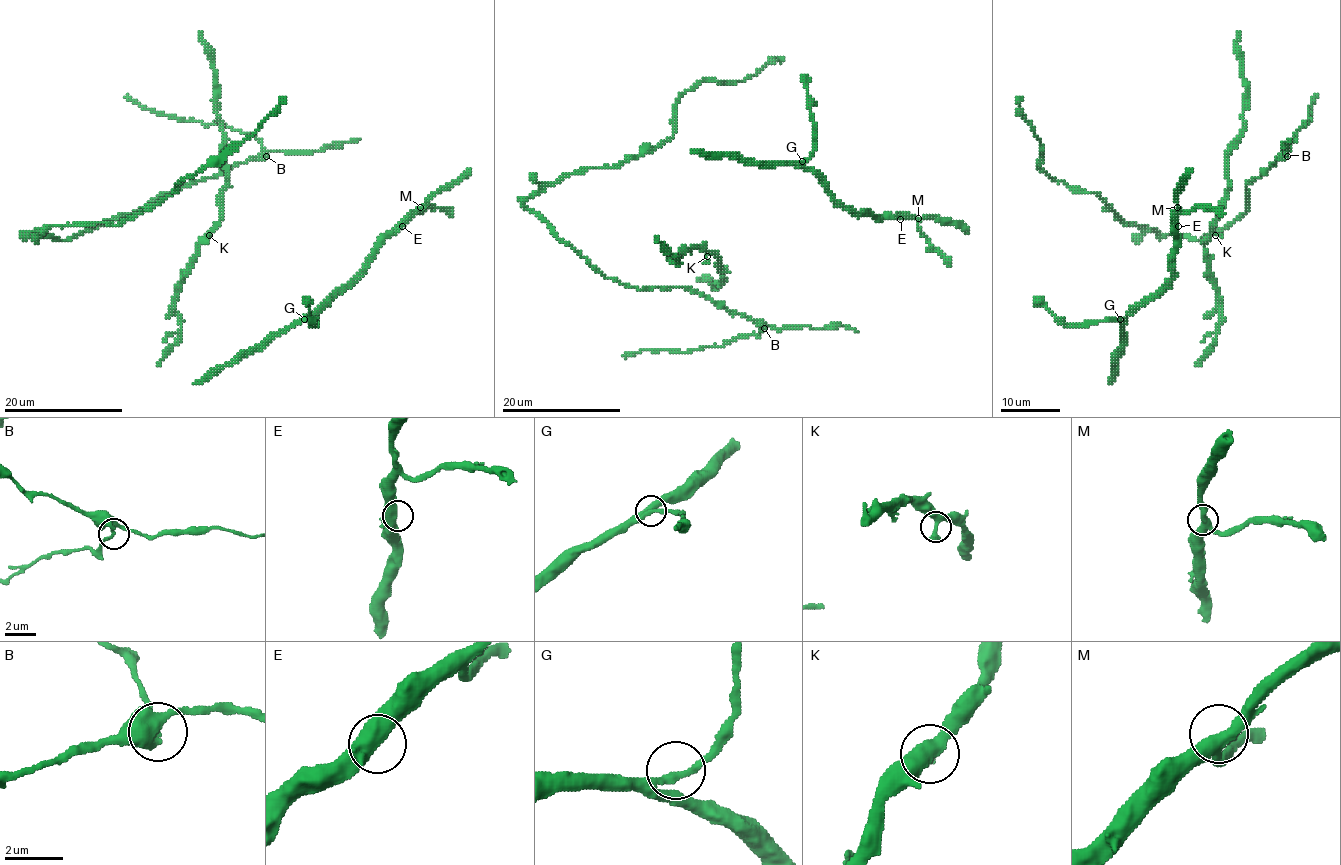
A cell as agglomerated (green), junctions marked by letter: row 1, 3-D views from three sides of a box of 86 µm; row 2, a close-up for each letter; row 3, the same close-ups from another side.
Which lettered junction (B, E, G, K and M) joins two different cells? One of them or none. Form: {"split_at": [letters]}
{"split_at": ["B"]}

